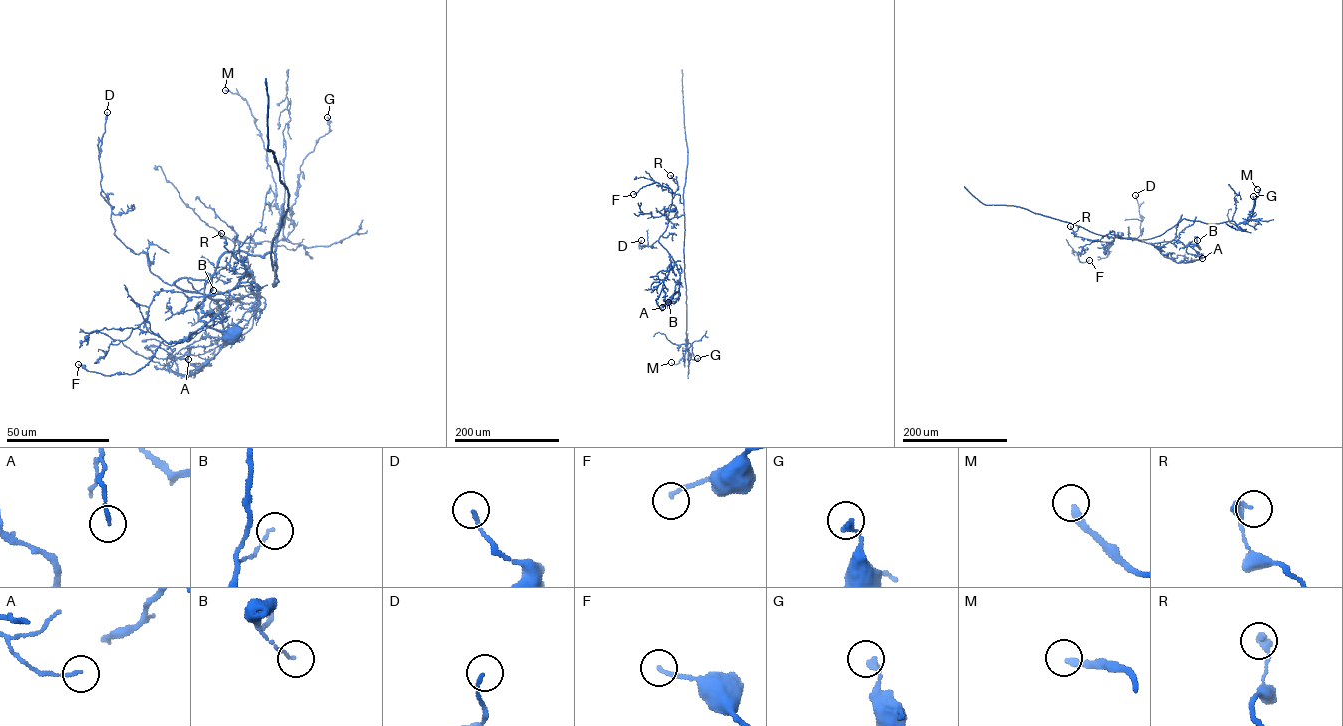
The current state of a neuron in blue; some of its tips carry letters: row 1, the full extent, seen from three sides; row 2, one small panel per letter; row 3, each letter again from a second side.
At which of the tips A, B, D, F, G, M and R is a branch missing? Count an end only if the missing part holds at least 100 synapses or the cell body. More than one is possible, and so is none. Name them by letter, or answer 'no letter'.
no letter

